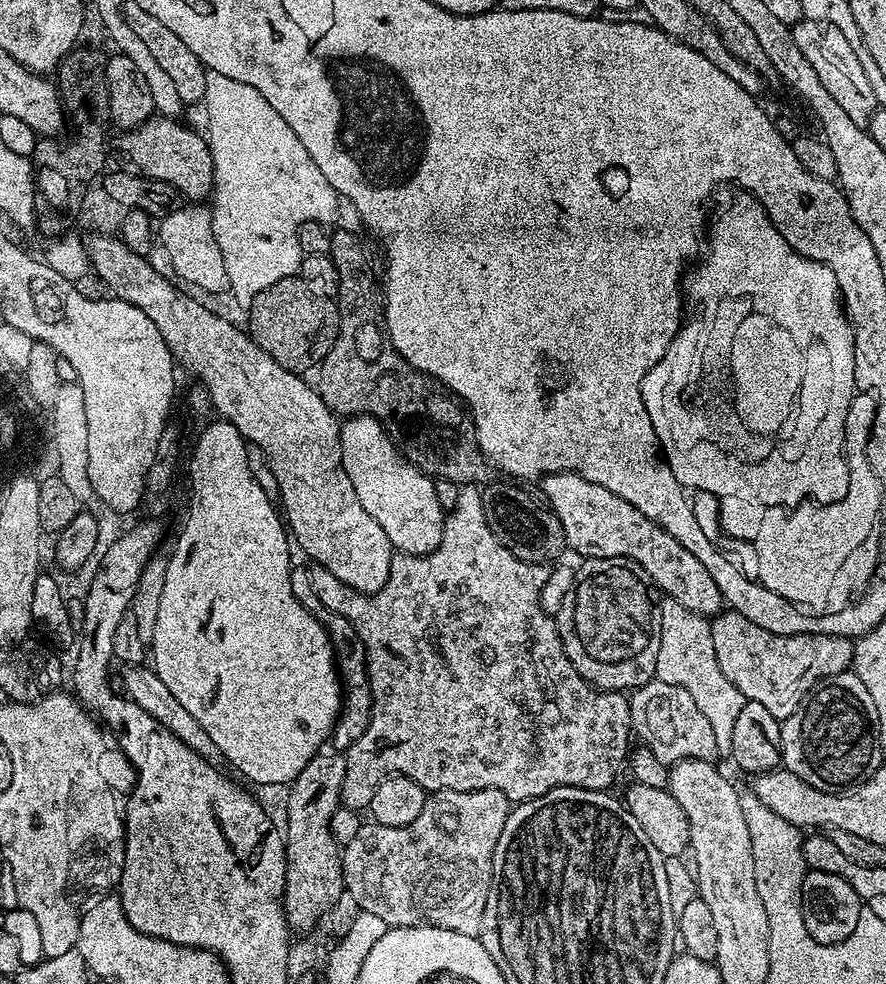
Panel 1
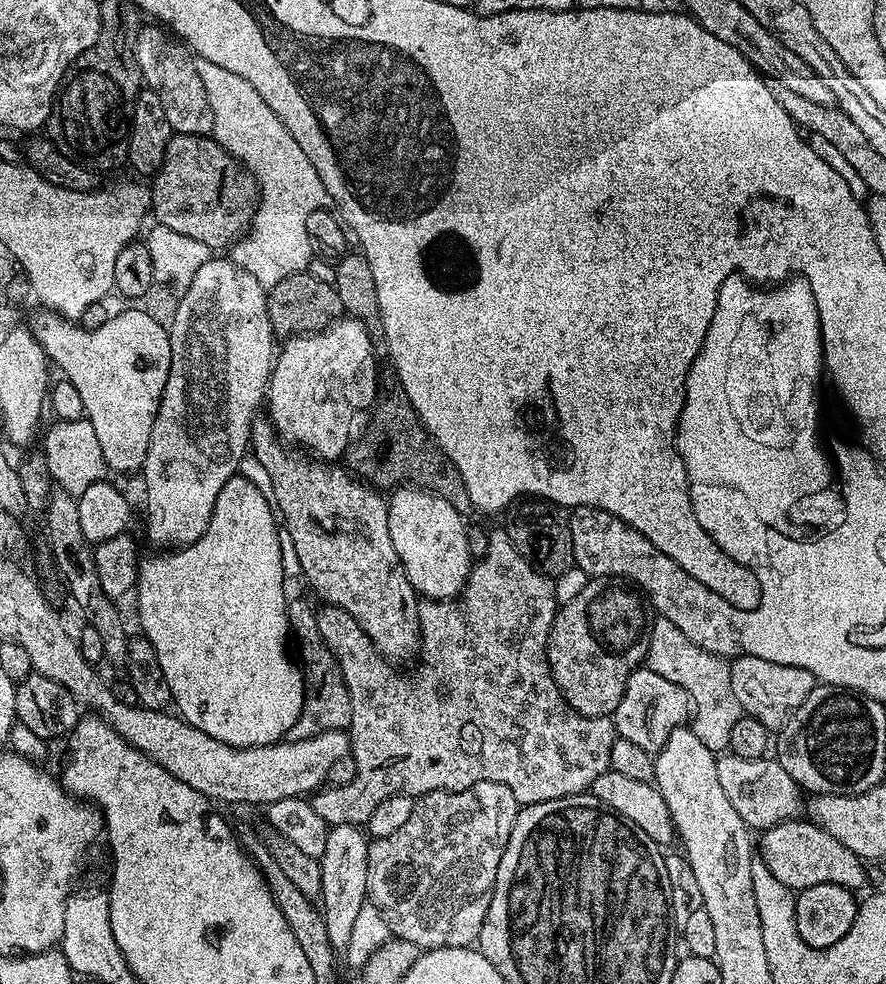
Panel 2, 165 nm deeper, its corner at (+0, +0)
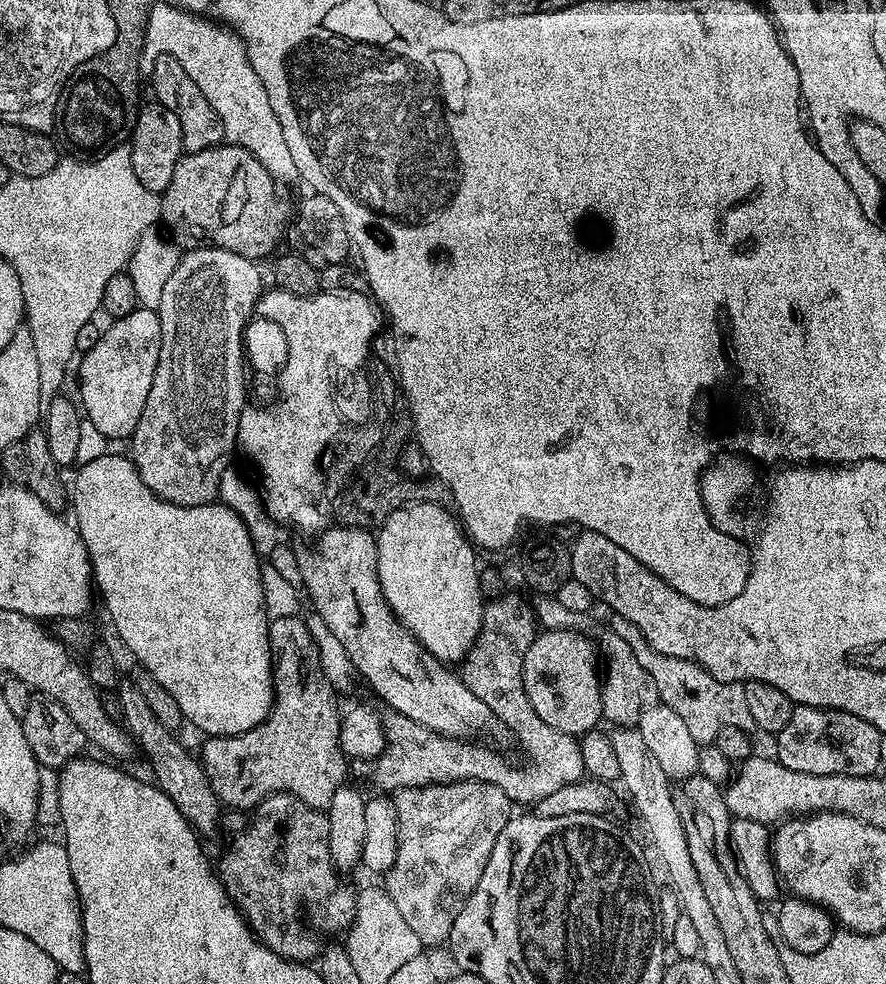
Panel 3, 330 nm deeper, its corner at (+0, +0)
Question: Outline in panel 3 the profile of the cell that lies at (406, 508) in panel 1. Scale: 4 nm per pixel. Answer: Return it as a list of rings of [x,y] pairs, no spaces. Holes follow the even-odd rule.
[[[436,504],[395,509],[386,518],[376,536],[376,569],[384,601],[400,619],[409,634],[434,658],[452,666],[463,661],[476,643],[484,621],[486,599],[479,592],[479,574],[473,541],[466,535],[457,517]]]

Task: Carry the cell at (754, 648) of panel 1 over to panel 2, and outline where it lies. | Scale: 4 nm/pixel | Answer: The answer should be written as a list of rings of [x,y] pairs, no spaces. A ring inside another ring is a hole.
[[[738,656],[730,664],[730,686],[734,686],[734,695],[738,697],[741,709],[758,718],[758,722],[770,730],[783,728],[784,721],[795,708],[806,702],[810,690],[817,683],[815,676],[798,666],[778,666],[774,662],[766,662],[766,658]]]

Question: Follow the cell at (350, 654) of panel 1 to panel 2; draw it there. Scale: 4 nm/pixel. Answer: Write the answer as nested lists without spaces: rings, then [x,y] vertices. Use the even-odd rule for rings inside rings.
[[[289,599],[287,605],[288,631],[294,641],[298,667],[304,673],[304,705],[298,722],[294,722],[292,727],[291,739],[310,738],[335,728],[347,729],[352,722],[350,694],[346,690],[346,682],[342,678],[340,664],[326,646],[326,642],[322,642],[322,634],[318,630],[318,622],[316,621],[317,609],[311,608],[304,600]]]

